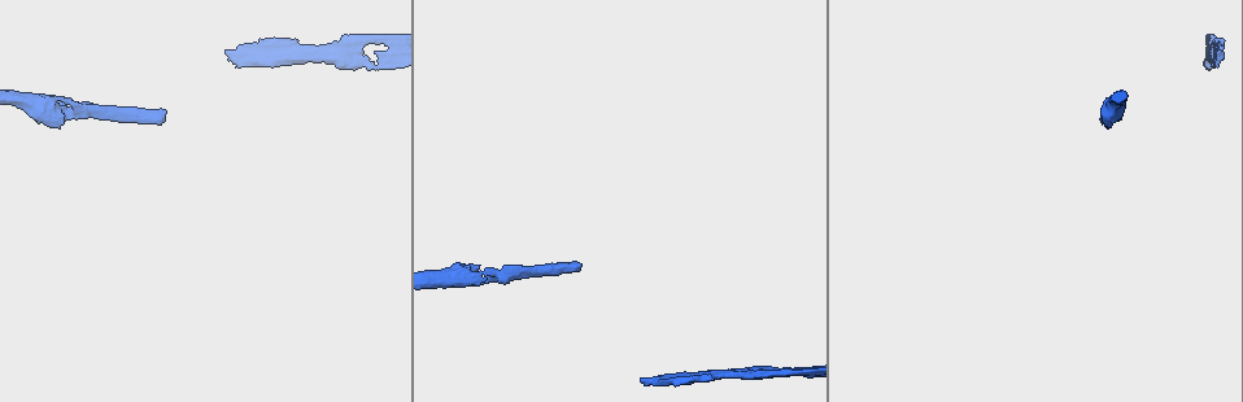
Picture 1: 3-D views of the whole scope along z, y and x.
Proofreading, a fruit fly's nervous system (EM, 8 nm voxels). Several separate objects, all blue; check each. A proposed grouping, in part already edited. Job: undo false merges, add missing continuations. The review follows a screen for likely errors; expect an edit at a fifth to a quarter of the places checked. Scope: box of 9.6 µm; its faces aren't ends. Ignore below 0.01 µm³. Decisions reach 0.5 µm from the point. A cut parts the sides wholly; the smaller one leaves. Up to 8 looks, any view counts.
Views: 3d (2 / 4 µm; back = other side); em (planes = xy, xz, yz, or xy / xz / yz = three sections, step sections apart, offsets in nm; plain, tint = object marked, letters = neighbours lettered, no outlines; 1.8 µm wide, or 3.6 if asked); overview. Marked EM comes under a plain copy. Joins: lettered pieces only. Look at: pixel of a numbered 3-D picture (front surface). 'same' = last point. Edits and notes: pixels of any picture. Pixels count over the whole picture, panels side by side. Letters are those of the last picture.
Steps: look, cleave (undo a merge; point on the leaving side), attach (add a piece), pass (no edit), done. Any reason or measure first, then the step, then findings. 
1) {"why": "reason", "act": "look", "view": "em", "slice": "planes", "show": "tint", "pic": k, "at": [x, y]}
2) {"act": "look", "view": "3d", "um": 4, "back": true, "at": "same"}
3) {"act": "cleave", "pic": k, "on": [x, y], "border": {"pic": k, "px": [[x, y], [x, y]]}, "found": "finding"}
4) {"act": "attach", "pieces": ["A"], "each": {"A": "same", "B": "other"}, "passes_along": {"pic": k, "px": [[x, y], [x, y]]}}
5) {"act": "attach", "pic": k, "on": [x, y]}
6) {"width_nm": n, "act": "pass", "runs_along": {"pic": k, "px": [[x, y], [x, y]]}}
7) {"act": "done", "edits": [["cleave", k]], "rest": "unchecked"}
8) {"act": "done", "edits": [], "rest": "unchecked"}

{"why": "a fork", "act": "look", "view": "3d", "um": 4, "pic": 1, "at": [753, 374]}

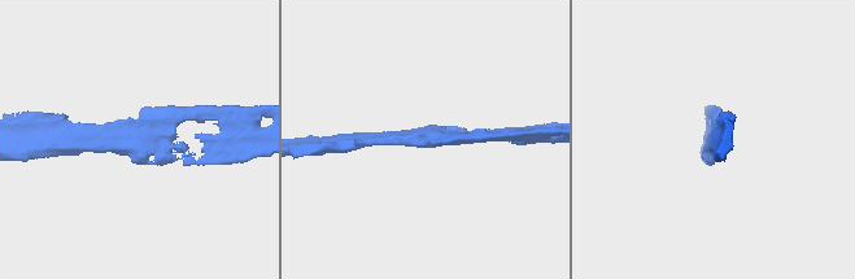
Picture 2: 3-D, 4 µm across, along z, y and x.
{"why": "shape alone is not enough", "act": "look", "view": "em", "slice": "planes", "show": "letters", "pic": 2, "at": [428, 136]}

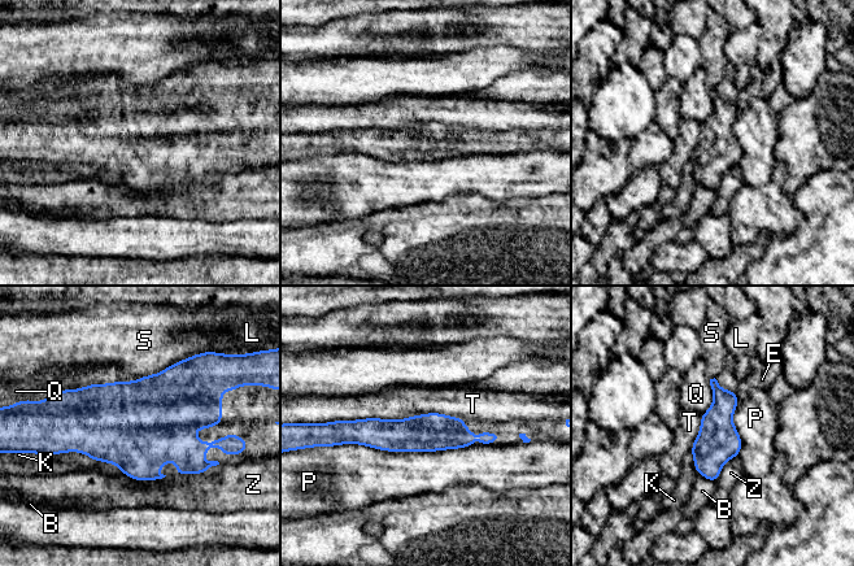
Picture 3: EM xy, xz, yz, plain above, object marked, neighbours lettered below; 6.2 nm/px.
{"longest_contact_nm": ["P", 850], "act": "pass", "each": {"B": "other", "E": "other", "K": "other", "L": "other", "P": "other", "Q": "other", "S": "other", "T": "other", "Z": "other"}, "found": "one neuron here"}

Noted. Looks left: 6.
{"why": "touches itself", "act": "look", "view": "em", "slice": "yz", "step": 16, "show": "tint", "pic": 1, "at": [1221, 45]}

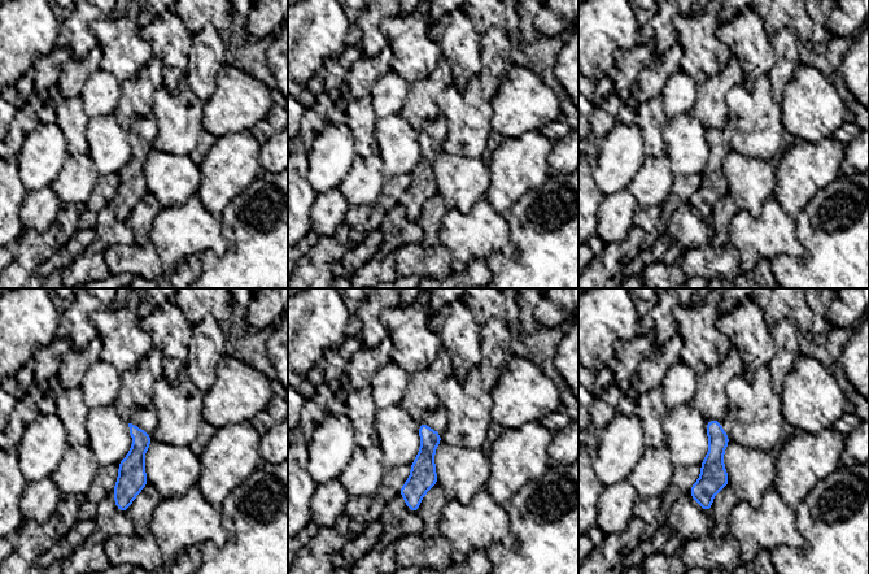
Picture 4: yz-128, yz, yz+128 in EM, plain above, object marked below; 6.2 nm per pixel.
{"act": "look", "view": "em", "slice": "yz", "step": 16, "show": "letters", "at": "same"}

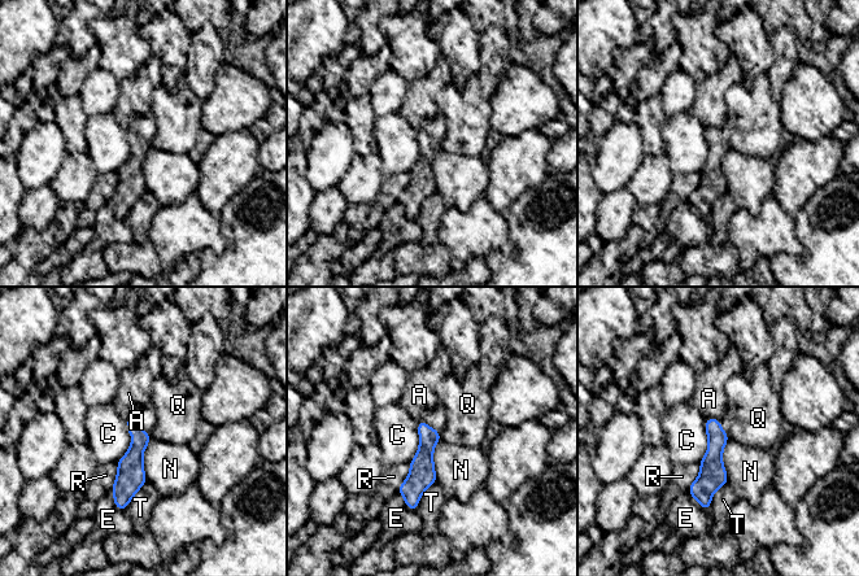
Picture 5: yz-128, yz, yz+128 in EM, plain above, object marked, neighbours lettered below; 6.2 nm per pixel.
{"act": "pass", "each": {"A": "other", "C": "other", "E": "other", "N": "other", "Q": "other", "R": "other", "T": "other"}, "border": {"pic": 5, "px": [[439, 432], [441, 439]]}, "found": "one neuron here"}

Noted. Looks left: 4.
{"why": "thin neck", "act": "look", "view": "3d", "um": 4, "pic": 1, "at": [72, 113]}

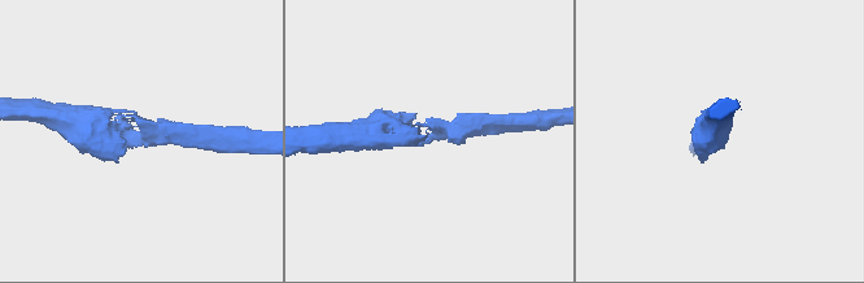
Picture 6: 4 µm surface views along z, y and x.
{"arm_widths_nm": [280, 500], "act": "look", "view": "em", "slice": "planes", "show": "letters", "pic": 6, "at": [433, 133]}

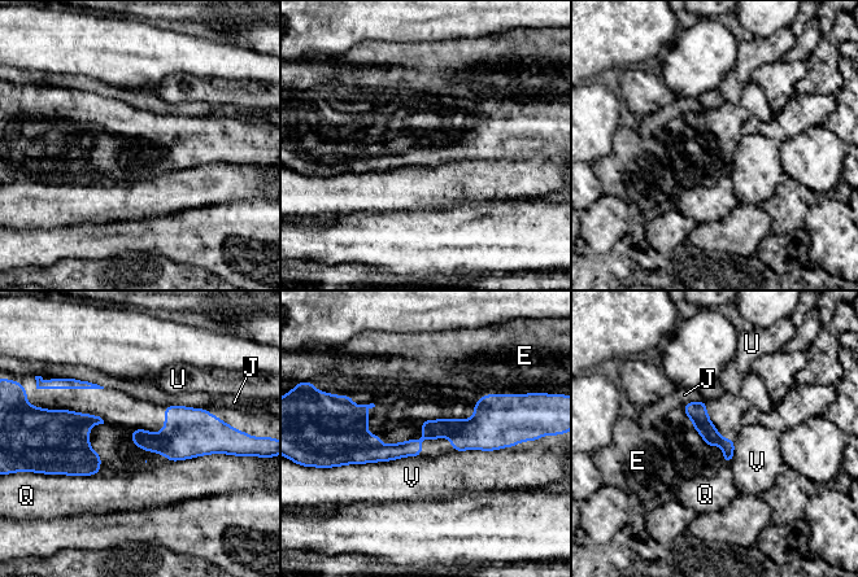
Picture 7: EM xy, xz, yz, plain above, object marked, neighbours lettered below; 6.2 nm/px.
{"act": "pass", "each": {"E": "other", "J": "other", "Q": "other", "U": "other", "V": "other"}, "found": "one neuron here"}

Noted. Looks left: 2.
{"act": "done", "edits": [], "rest": "unchecked"}

